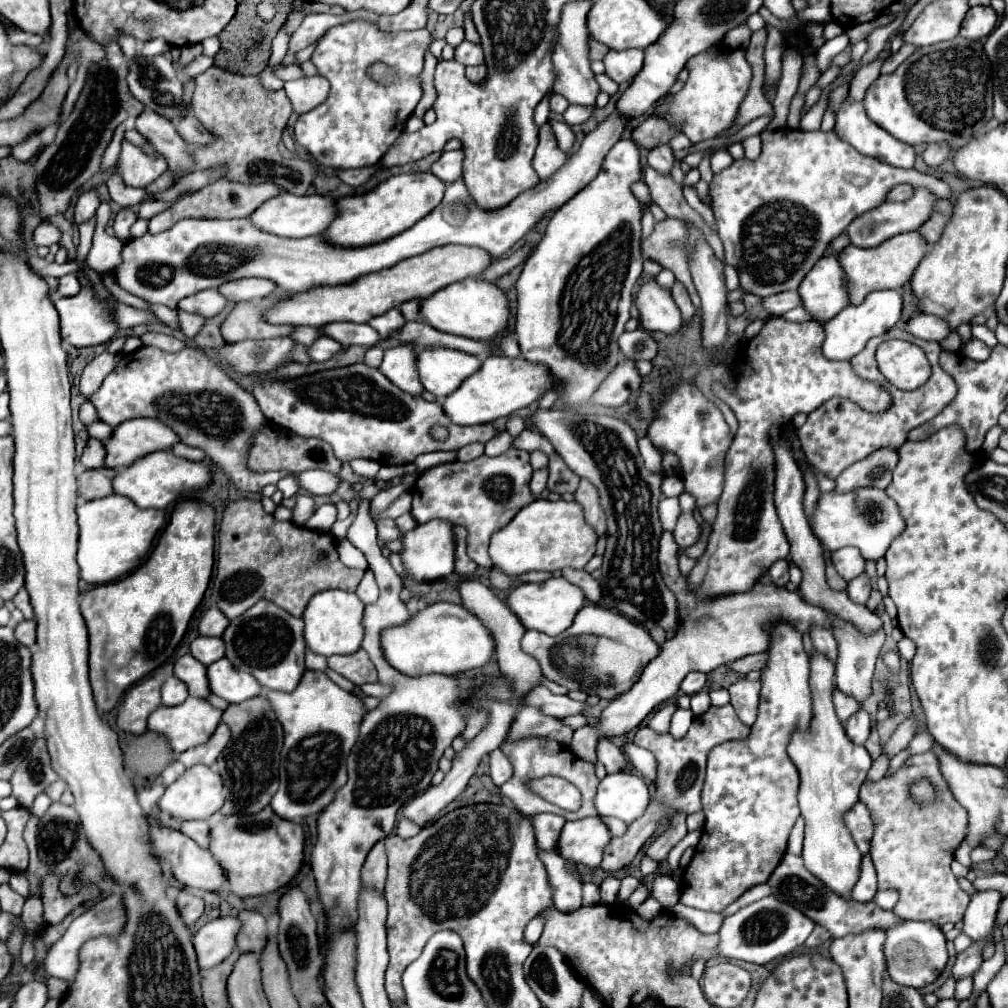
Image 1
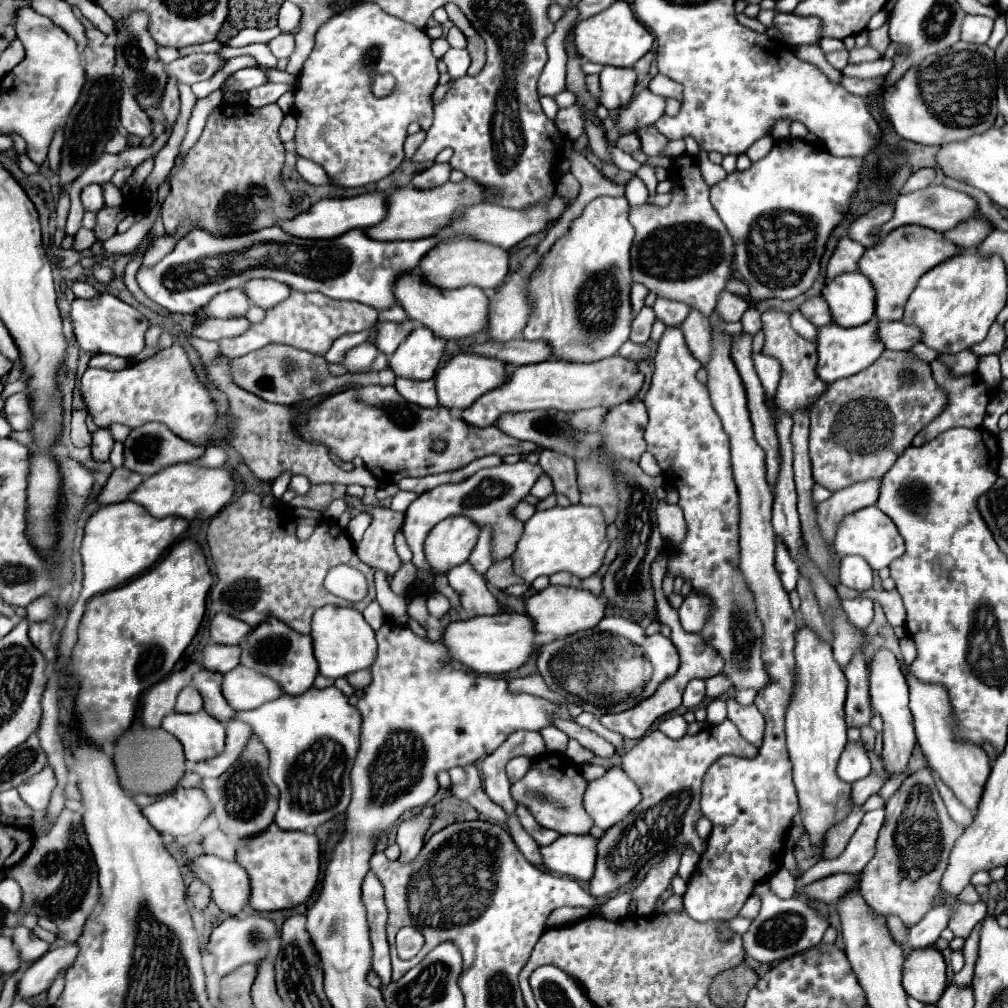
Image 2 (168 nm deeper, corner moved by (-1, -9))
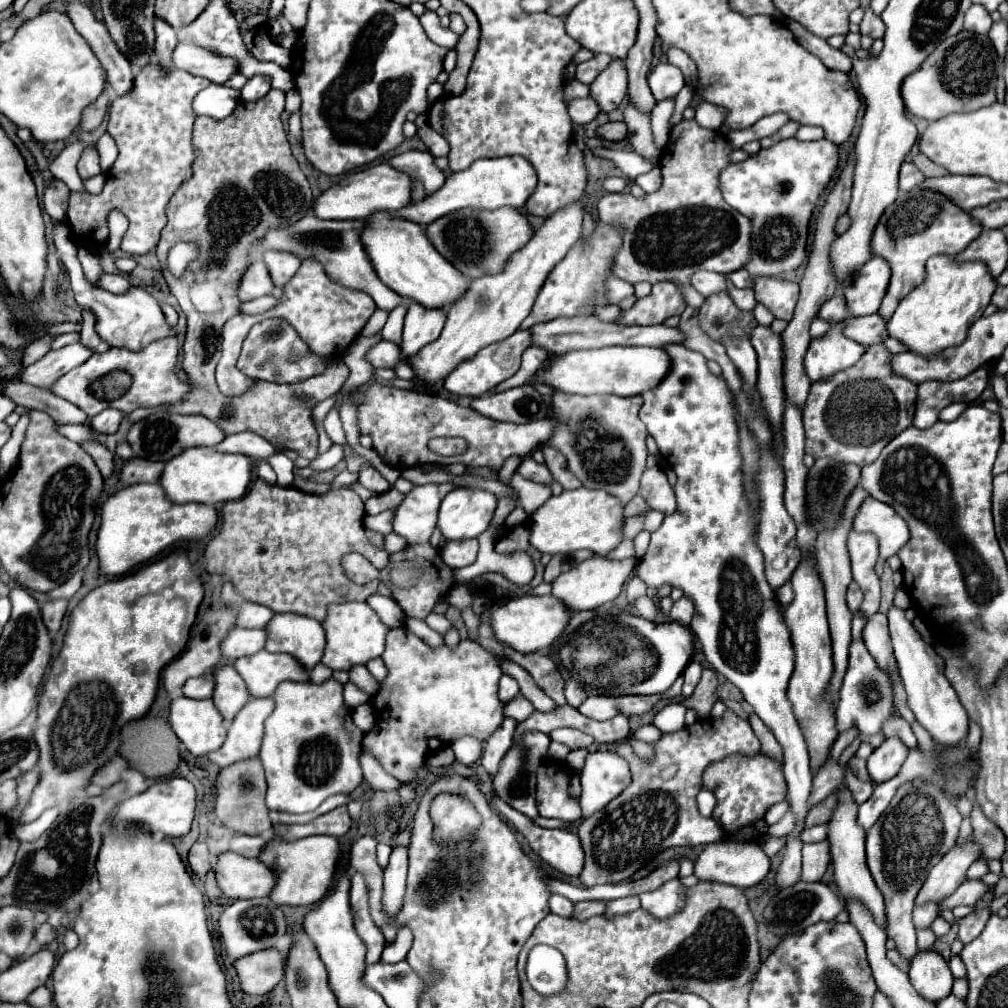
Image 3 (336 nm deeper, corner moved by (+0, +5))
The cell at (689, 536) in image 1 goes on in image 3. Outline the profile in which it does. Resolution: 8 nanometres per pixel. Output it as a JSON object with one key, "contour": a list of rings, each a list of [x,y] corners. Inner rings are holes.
{"contour":[[[659,466],[647,468],[641,476],[641,490],[639,494],[647,500],[647,504],[653,510],[659,510],[663,514],[673,514],[675,510],[675,492],[667,482],[667,476]]]}

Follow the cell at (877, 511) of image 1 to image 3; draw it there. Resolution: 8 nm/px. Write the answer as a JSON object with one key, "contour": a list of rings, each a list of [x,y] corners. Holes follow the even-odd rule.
{"contour":[[[865,498],[853,520],[853,528],[857,532],[873,532],[879,538],[879,552],[885,560],[895,556],[909,542],[905,520],[889,504],[873,498]]]}

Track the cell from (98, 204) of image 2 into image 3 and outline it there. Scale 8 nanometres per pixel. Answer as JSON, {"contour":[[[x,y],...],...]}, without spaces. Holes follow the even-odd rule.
{"contour":[[[87,144],[83,154],[81,154],[81,160],[77,164],[77,170],[81,174],[81,178],[91,178],[91,176],[97,176],[101,174],[101,166],[99,166],[99,152],[93,144]]]}

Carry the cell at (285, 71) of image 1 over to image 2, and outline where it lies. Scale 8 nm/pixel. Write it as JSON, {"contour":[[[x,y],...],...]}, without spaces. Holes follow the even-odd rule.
{"contour":[[[260,66],[238,70],[230,78],[226,78],[226,82],[224,82],[224,86],[230,86],[230,90],[236,90],[236,92],[248,92],[248,90],[262,86],[262,84],[268,84],[268,74]]]}

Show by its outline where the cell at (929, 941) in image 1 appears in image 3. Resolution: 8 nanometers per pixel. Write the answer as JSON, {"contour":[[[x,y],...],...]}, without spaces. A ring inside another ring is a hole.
{"contour":[[[933,950],[917,952],[917,958],[911,962],[909,978],[917,994],[927,1002],[939,1002],[951,994],[953,974],[949,964]]]}

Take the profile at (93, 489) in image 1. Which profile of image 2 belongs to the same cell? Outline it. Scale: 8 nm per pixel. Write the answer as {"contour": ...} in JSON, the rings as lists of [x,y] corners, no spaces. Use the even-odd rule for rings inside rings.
{"contour":[[[116,468],[108,482],[102,486],[98,494],[98,504],[114,504],[114,502],[124,502],[128,500],[128,494],[132,492],[134,486],[138,486],[144,478],[138,476],[136,472],[130,472],[126,468]]]}

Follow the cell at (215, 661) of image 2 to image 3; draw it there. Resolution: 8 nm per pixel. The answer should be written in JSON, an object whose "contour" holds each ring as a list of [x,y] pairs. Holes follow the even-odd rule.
{"contour":[[[235,628],[229,632],[225,642],[221,644],[221,650],[225,658],[241,658],[241,656],[251,656],[259,650],[265,648],[267,632],[265,630],[247,630],[247,628]]]}

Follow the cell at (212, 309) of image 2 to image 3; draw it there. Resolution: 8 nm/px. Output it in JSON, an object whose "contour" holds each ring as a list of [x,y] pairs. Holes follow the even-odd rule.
{"contour":[[[255,260],[249,270],[245,272],[245,278],[241,280],[241,302],[247,302],[247,300],[255,300],[259,296],[267,296],[271,294],[271,290],[275,288],[271,276],[269,276],[269,270],[265,266],[263,260]]]}

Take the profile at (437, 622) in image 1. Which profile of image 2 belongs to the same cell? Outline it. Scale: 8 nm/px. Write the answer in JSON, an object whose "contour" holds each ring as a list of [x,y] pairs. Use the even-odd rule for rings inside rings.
{"contour":[[[526,614],[474,616],[468,620],[450,622],[442,634],[442,644],[448,650],[450,664],[460,664],[476,674],[504,674],[520,668],[534,650],[534,622]]]}

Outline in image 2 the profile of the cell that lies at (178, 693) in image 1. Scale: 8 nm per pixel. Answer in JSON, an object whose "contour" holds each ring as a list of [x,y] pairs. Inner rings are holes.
{"contour":[[[186,686],[178,694],[174,710],[176,712],[198,712],[198,710],[202,710],[202,696],[192,686]]]}

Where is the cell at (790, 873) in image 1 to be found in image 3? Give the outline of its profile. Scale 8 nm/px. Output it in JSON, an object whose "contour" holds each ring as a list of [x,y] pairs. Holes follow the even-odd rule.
{"contour":[[[967,880],[945,902],[941,902],[939,910],[943,910],[943,908],[951,910],[955,906],[975,906],[991,890],[993,890],[993,886],[987,886],[983,880]]]}

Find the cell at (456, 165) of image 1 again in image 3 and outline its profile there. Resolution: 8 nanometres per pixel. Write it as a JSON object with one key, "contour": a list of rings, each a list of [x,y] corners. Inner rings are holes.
{"contour":[[[427,150],[401,152],[397,156],[391,156],[389,164],[413,178],[413,200],[421,200],[437,192],[445,182],[443,172],[433,164],[433,156]]]}

